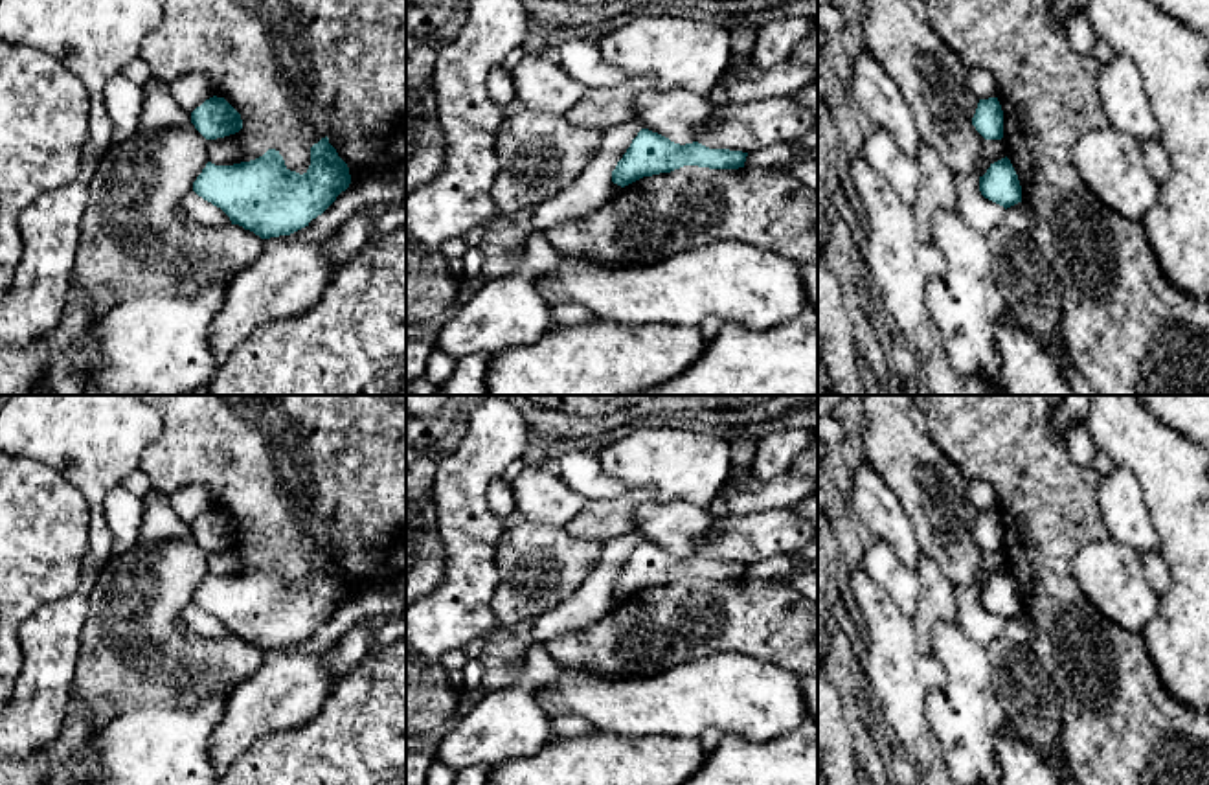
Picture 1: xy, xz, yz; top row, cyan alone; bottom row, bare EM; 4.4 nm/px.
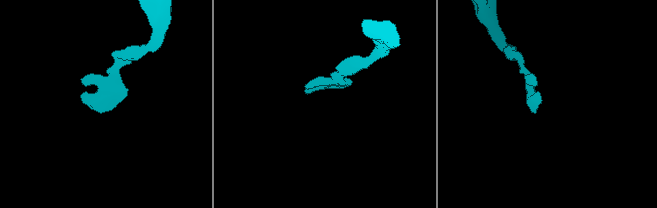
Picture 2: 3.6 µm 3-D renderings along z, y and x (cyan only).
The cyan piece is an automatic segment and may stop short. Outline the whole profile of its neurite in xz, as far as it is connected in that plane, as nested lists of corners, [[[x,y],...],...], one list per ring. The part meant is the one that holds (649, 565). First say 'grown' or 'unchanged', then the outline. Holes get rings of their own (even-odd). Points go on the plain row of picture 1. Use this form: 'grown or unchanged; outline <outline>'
unchanged; outline [[[641,540],[612,583],[612,594],[625,599],[643,588],[671,585],[684,577],[739,581],[744,579],[746,568],[742,563],[709,561],[698,553],[680,557]]]

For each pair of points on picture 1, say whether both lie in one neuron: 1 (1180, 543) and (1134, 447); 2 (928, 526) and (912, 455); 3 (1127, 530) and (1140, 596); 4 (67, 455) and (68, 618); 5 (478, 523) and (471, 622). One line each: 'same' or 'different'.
1: same
2: same
3: different
4: same
5: same

